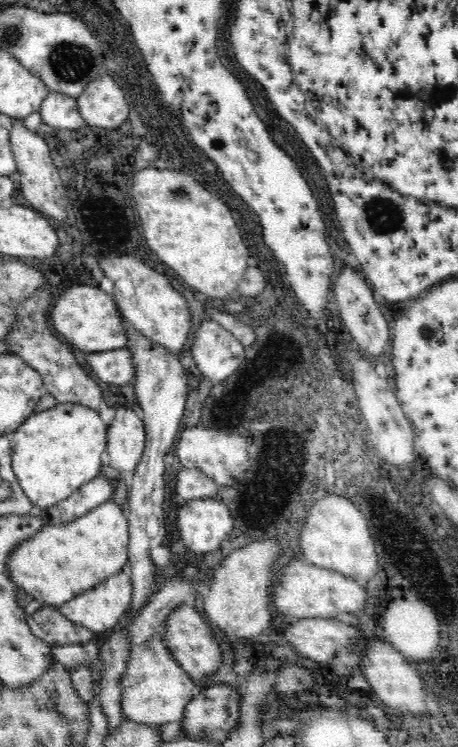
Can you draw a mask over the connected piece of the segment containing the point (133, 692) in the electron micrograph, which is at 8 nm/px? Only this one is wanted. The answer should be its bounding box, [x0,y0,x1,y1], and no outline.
[122,635,197,725]

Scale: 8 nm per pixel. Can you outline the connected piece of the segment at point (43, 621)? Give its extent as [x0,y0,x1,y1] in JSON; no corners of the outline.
[26,606,98,646]

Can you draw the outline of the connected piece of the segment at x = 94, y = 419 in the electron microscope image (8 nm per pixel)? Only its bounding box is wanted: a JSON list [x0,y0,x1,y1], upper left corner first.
[11,402,108,510]

